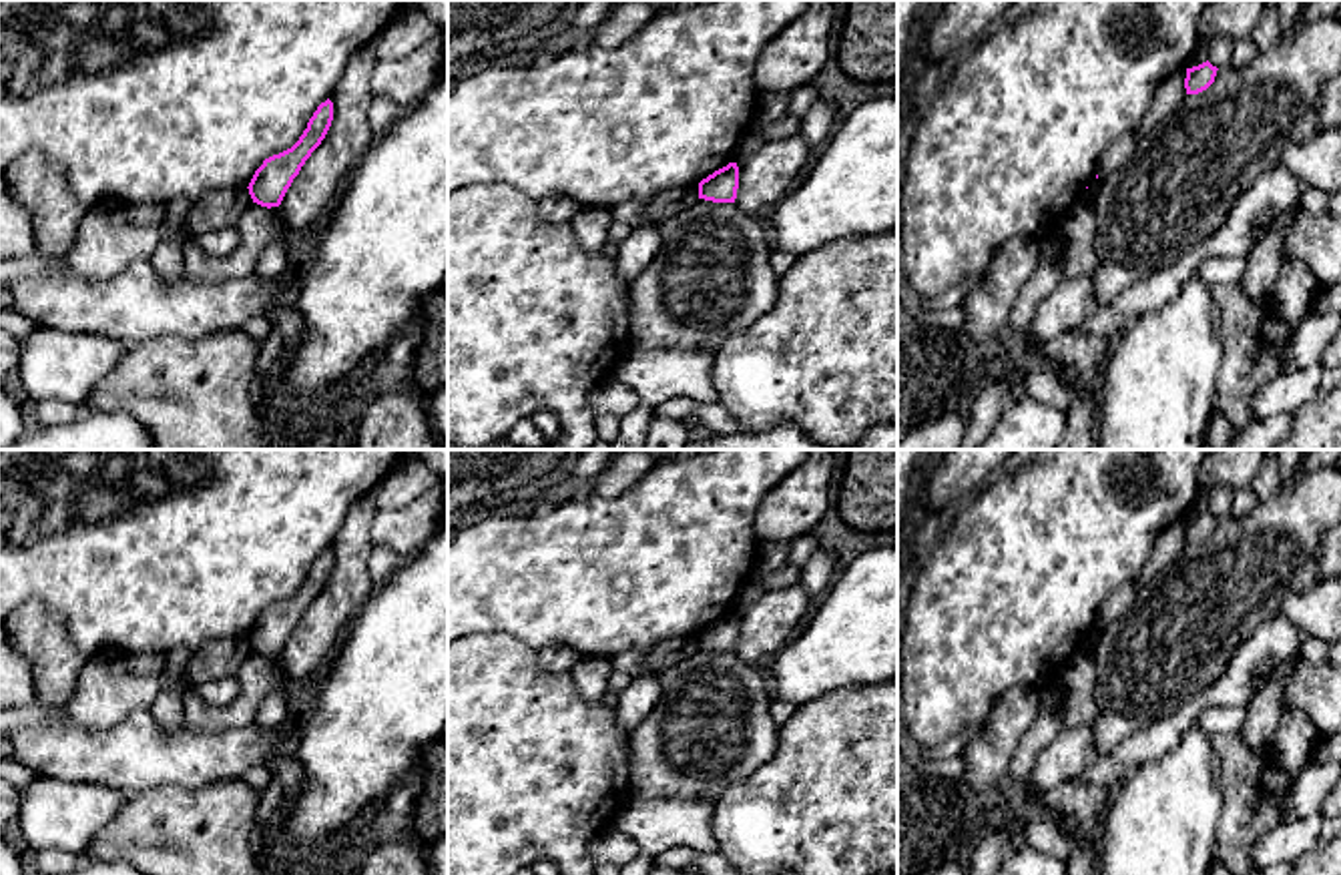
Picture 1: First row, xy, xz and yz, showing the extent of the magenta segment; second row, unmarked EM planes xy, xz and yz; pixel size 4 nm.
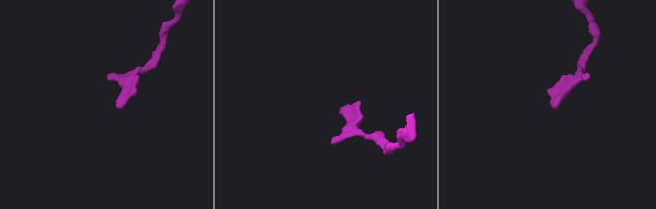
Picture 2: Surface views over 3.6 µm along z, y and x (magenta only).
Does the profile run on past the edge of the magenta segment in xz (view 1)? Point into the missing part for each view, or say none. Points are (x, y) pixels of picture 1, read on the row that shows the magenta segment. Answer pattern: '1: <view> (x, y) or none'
1: none

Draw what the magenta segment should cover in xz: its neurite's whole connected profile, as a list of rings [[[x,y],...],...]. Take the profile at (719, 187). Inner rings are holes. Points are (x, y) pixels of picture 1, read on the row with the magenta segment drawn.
[[[729,163],[699,183],[699,199],[713,203],[735,203],[739,189],[739,167]]]

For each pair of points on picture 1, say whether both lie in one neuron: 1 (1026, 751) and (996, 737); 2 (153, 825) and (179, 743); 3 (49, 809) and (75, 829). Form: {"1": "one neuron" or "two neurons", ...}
{"1": "two neurons", "2": "two neurons", "3": "one neuron"}

